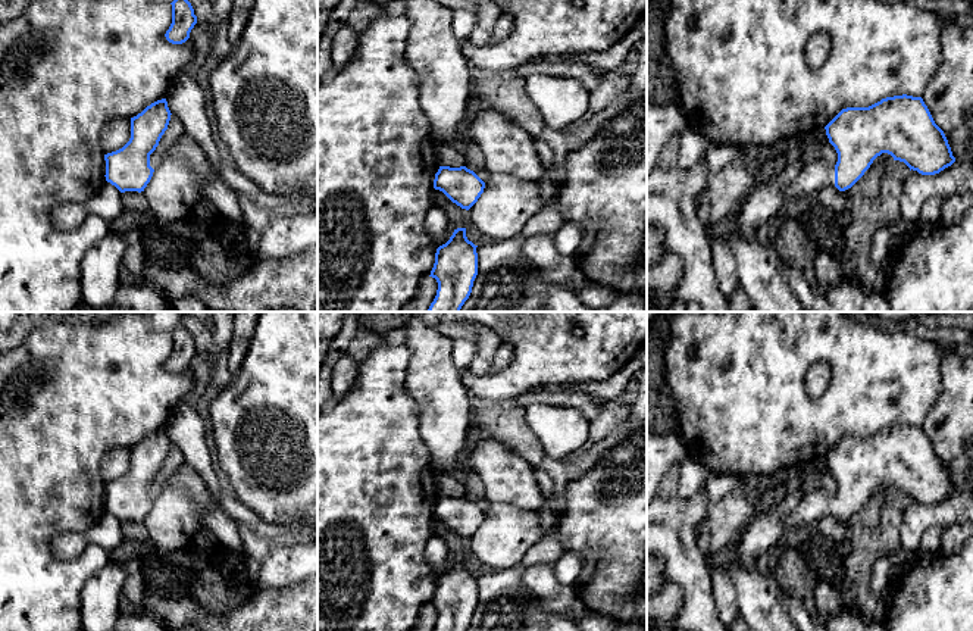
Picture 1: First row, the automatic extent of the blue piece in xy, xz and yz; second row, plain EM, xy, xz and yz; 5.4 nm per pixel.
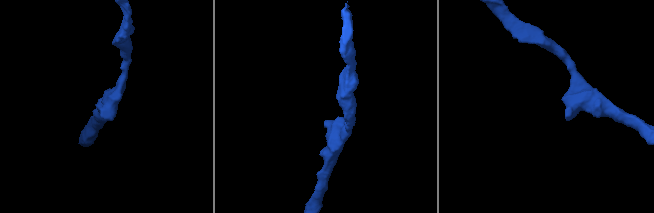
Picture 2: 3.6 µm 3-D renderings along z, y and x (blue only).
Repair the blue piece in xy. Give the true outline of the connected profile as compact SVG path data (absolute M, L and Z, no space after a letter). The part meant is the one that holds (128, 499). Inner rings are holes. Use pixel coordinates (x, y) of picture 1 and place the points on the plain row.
M162 428L131 447L129 471L122 478L104 484L107 512L121 522L144 521L154 502L150 484L168 459L170 444L166 428Z

